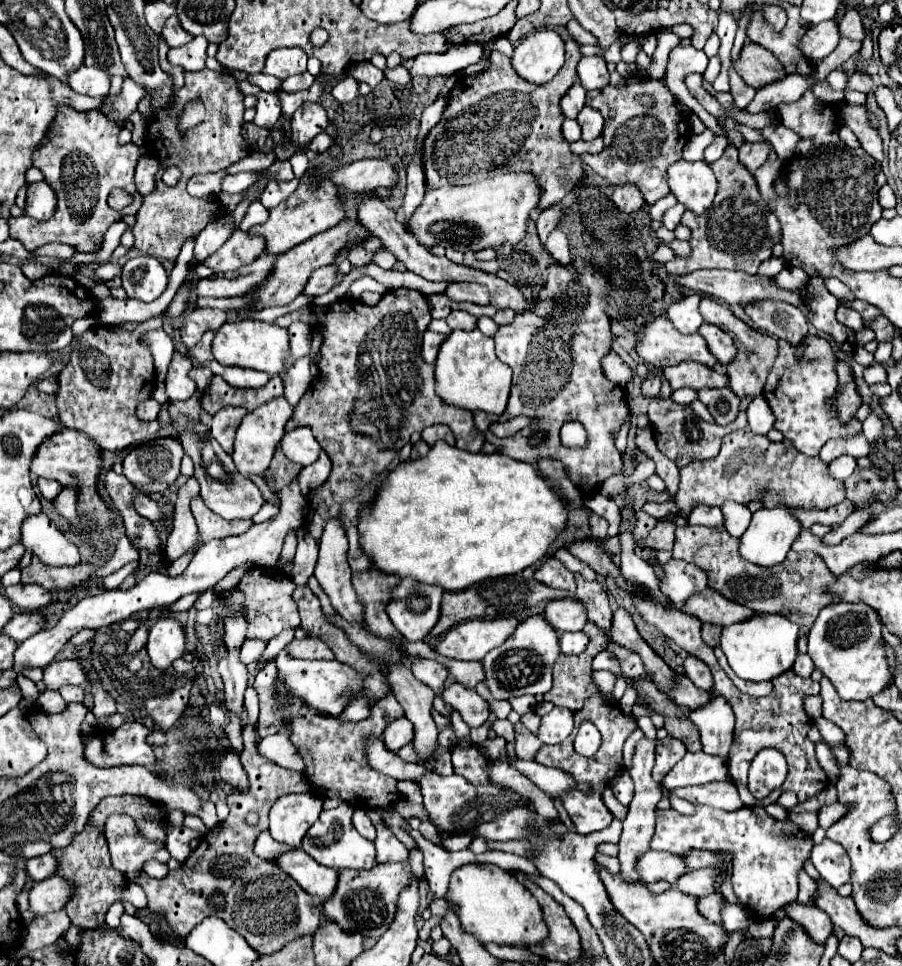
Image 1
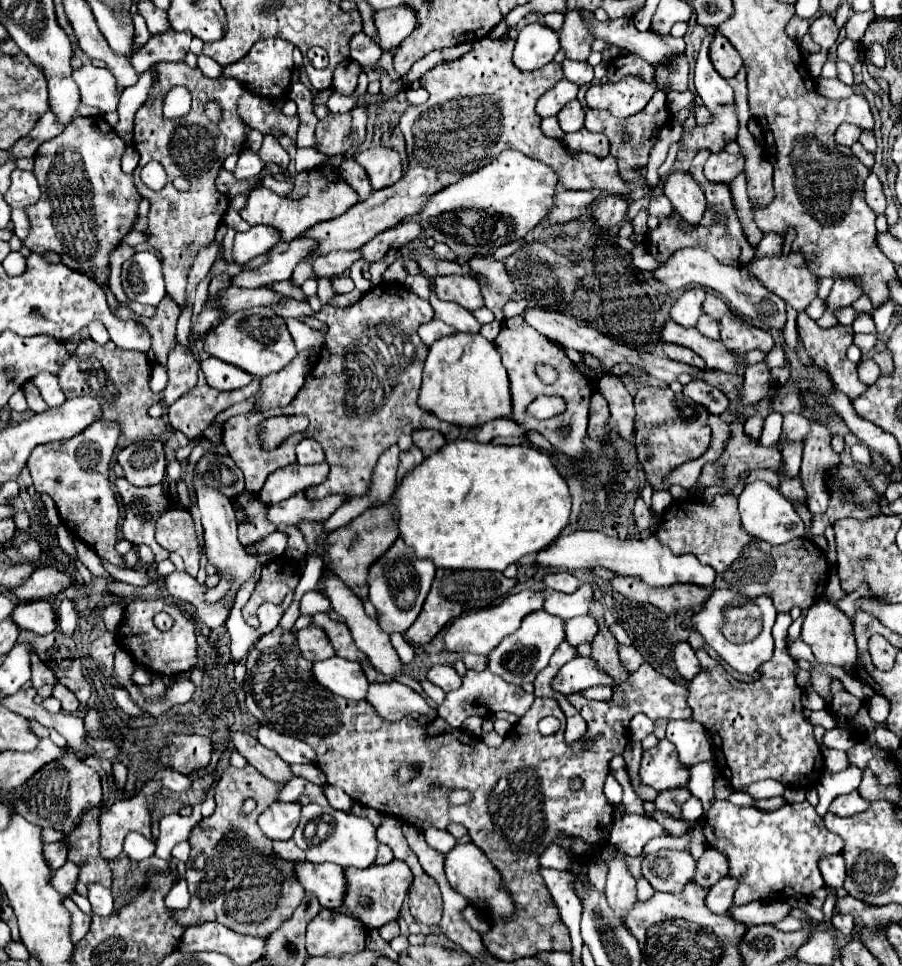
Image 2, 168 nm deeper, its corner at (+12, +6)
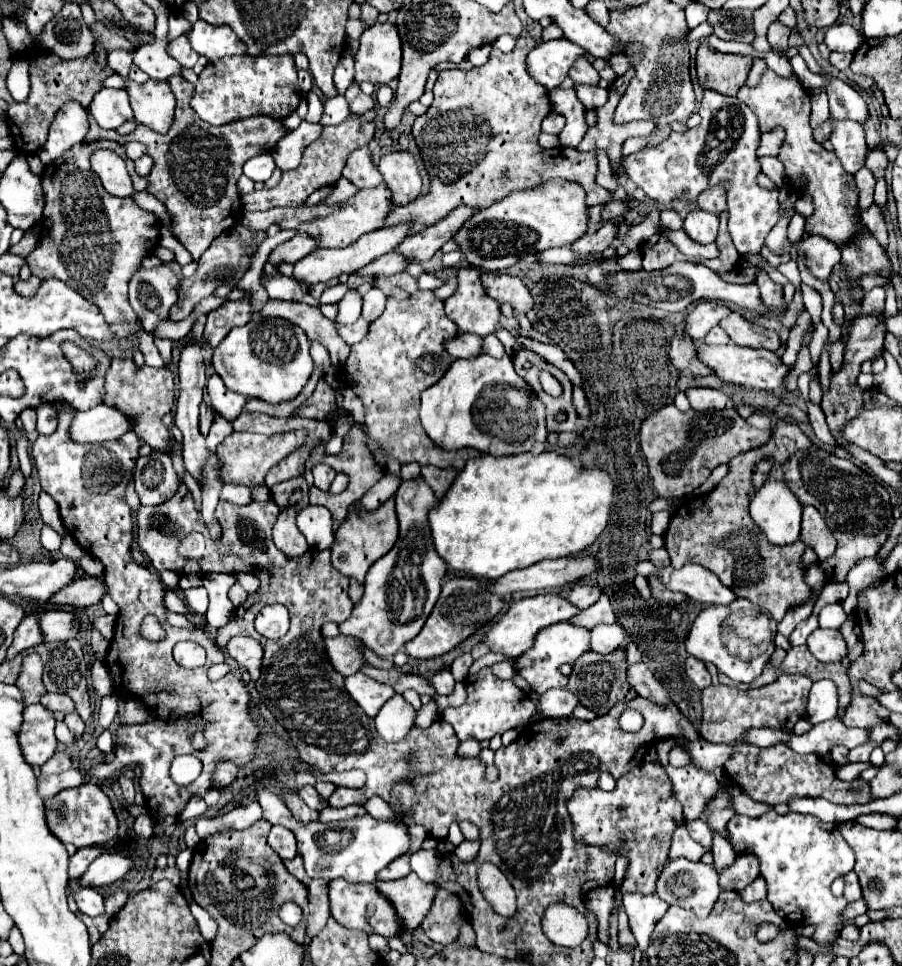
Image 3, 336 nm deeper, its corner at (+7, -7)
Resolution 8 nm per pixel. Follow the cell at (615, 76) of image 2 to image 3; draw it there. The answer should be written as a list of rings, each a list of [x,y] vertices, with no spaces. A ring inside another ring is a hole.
[[[632,69],[624,75],[624,77],[618,77],[612,87],[610,87],[610,99],[604,107],[596,109],[598,113],[598,125],[590,127],[582,139],[582,143],[576,147],[578,151],[606,151],[612,167],[620,167],[622,165],[622,155],[620,155],[620,149],[622,149],[622,143],[628,139],[628,137],[642,137],[642,135],[648,135],[652,133],[654,129],[654,123],[624,123],[624,125],[616,125],[612,121],[612,111],[616,109],[618,105],[618,99],[624,95],[630,79],[632,79]]]

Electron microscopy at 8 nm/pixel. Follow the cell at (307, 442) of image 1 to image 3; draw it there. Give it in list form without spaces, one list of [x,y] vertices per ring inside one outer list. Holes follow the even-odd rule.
[[[320,463],[320,465],[316,465],[316,467],[312,469],[312,475],[314,475],[314,485],[316,485],[320,491],[328,491],[328,489],[330,489],[330,483],[334,481],[336,471],[334,471],[330,465]]]

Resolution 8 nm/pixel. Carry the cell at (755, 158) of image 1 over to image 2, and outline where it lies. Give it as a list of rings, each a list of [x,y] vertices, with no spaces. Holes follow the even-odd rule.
[[[741,152],[737,154],[711,154],[705,164],[705,176],[709,182],[731,182],[735,176],[743,172],[745,156]]]

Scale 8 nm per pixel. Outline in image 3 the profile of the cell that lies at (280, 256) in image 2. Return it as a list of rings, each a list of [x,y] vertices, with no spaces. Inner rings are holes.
[[[400,223],[394,227],[384,227],[384,229],[372,231],[368,235],[362,235],[352,245],[348,245],[344,249],[316,249],[294,265],[294,279],[302,281],[306,285],[314,285],[320,281],[330,281],[334,277],[340,277],[342,273],[348,273],[348,275],[356,273],[364,265],[370,265],[376,257],[386,255],[388,251],[396,249],[396,245],[402,243],[402,239],[408,235],[408,231],[410,231],[410,223]]]

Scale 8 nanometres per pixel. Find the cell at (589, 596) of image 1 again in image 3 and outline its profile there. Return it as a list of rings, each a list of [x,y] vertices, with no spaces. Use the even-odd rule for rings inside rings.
[[[616,649],[614,653],[610,653],[606,657],[580,657],[574,663],[572,673],[568,677],[568,691],[574,697],[578,697],[580,705],[588,707],[596,715],[604,715],[604,713],[608,713],[608,709],[612,709],[612,705],[638,697],[638,693],[626,681],[626,669],[628,669],[628,665],[626,665],[624,649]]]

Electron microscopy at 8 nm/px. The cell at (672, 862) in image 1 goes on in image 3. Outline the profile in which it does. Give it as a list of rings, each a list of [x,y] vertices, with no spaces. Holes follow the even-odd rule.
[[[674,859],[662,869],[662,873],[656,881],[656,893],[666,903],[678,905],[682,909],[690,909],[700,919],[704,919],[704,917],[708,917],[708,913],[712,911],[712,905],[718,901],[718,895],[720,895],[718,873],[714,869],[714,865],[706,865],[702,861],[692,863],[688,859]]]

